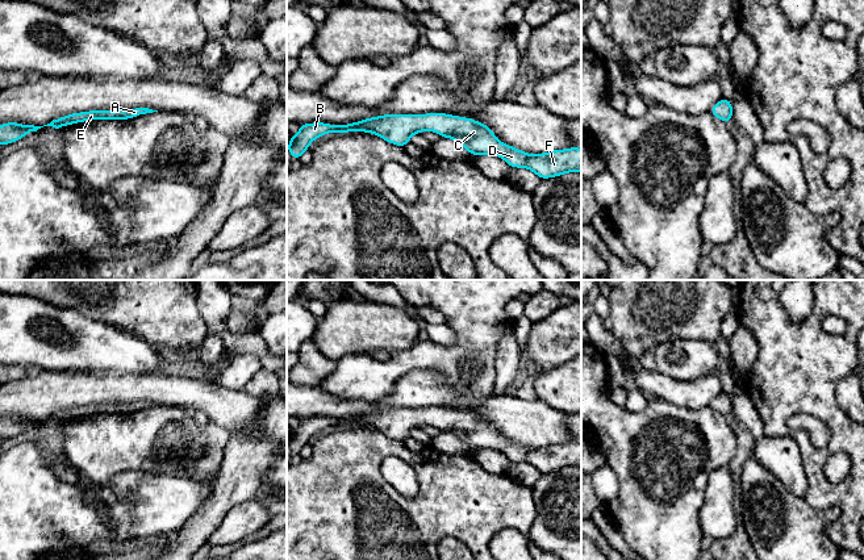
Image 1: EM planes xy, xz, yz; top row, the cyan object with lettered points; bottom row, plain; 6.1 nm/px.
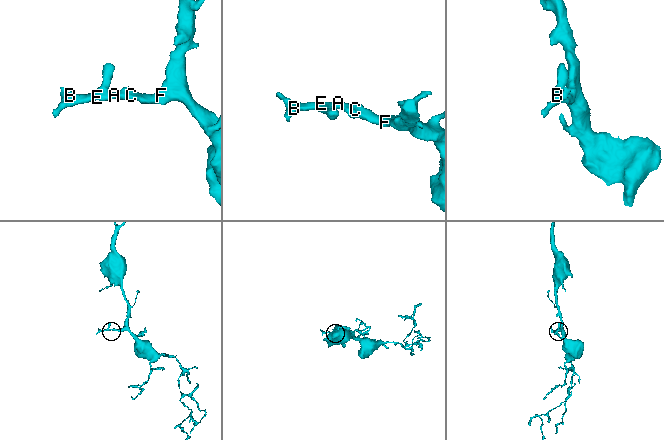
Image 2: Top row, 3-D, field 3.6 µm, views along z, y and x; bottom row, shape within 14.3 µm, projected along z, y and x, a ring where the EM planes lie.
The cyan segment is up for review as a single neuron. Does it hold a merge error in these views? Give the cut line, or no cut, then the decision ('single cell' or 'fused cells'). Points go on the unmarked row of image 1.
no cut | single cell

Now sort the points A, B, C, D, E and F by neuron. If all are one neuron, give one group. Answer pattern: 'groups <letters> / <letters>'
groups A B C D E F

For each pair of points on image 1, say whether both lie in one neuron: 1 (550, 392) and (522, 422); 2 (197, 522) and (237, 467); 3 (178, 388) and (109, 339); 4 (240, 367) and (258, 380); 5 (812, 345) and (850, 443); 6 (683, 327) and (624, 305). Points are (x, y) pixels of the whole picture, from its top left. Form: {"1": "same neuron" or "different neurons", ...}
{"1": "different neurons", "2": "same neuron", "3": "different neurons", "4": "different neurons", "5": "same neuron", "6": "same neuron"}

